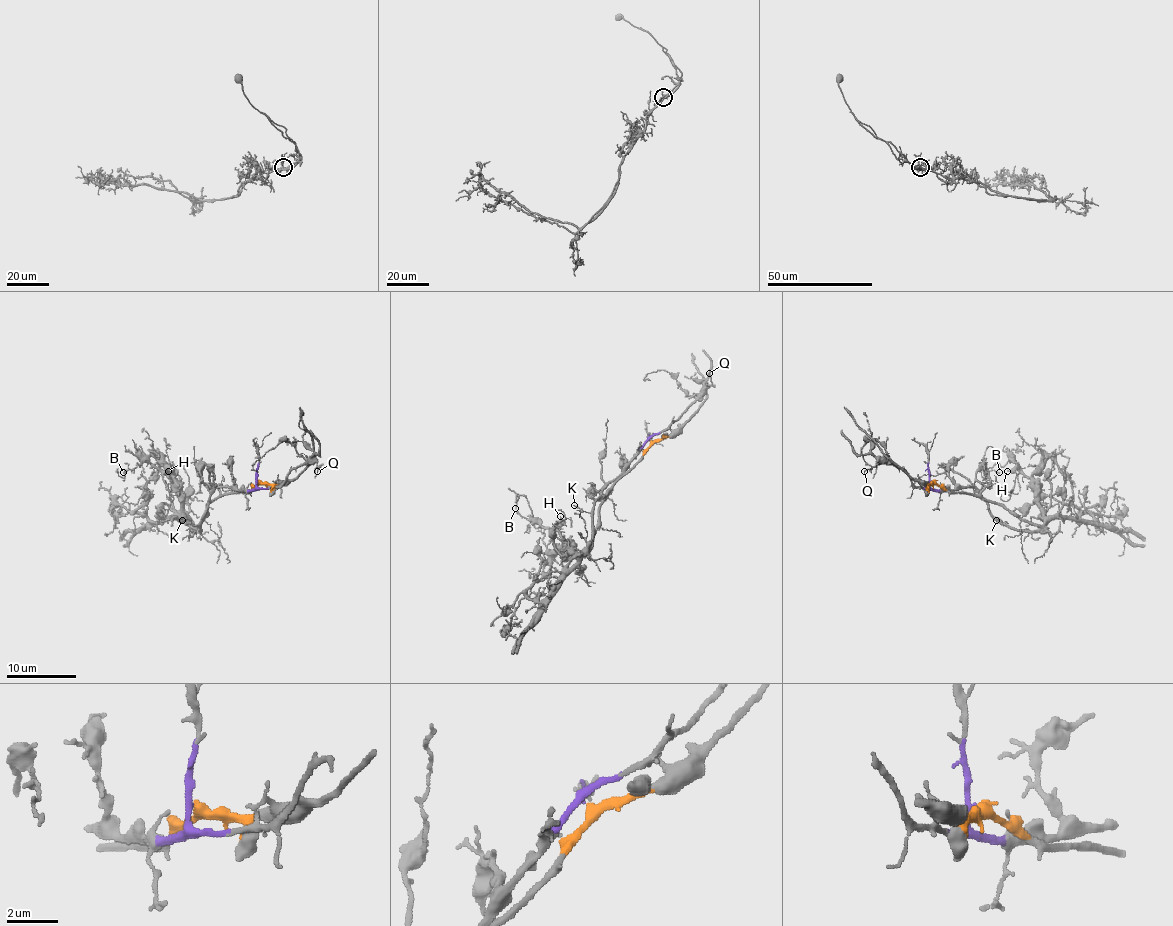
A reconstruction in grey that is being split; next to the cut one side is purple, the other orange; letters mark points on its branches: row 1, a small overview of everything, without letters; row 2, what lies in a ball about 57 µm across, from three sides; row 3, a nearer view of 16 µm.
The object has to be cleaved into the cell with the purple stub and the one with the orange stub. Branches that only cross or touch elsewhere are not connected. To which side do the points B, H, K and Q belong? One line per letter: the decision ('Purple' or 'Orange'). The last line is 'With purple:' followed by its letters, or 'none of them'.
B: Orange
H: Orange
K: Purple
Q: Purple
With purple: K, Q

